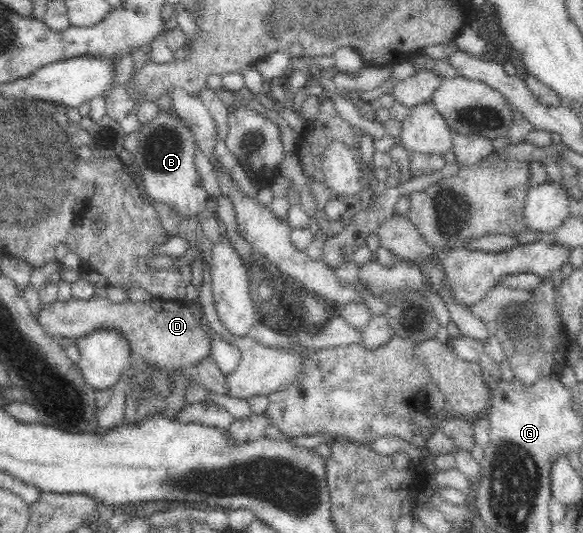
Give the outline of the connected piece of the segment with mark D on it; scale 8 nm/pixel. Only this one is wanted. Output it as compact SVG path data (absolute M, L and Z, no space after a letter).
M94 297L89 300L75 300L72 298L66 303L56 301L51 306L43 306L39 322L42 327L56 338L72 337L81 338L96 330L114 330L126 338L131 353L140 355L146 363L160 369L174 371L191 371L198 362L210 357L213 347L213 335L215 332L206 318L199 312L192 310L192 305L187 301L166 300L165 298L153 297L144 303L132 303L129 299L123 303L113 303L107 297Z

